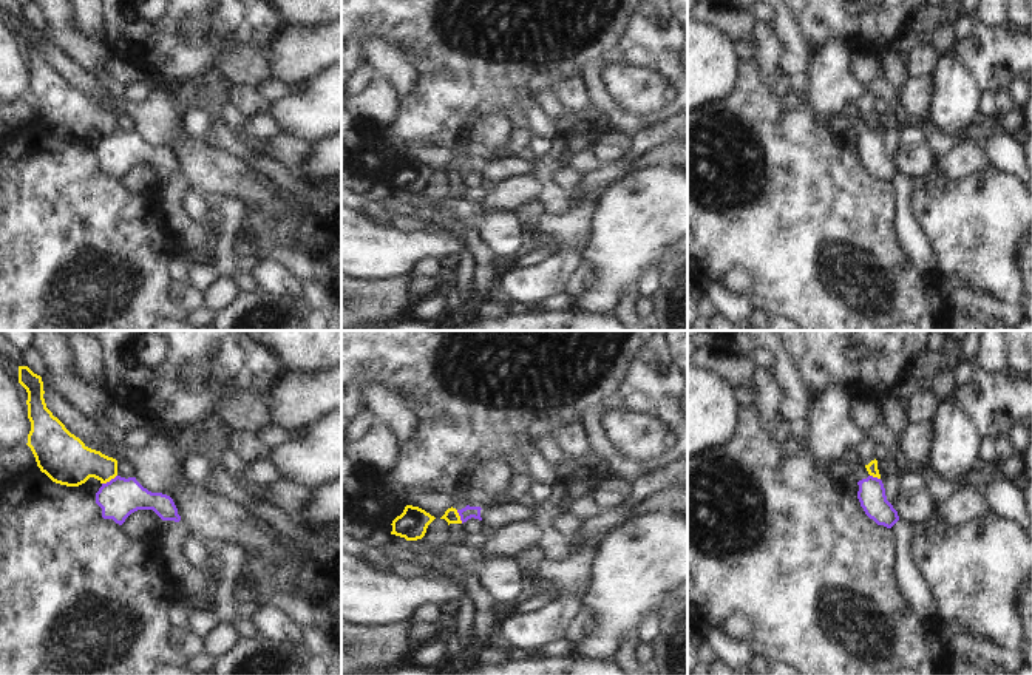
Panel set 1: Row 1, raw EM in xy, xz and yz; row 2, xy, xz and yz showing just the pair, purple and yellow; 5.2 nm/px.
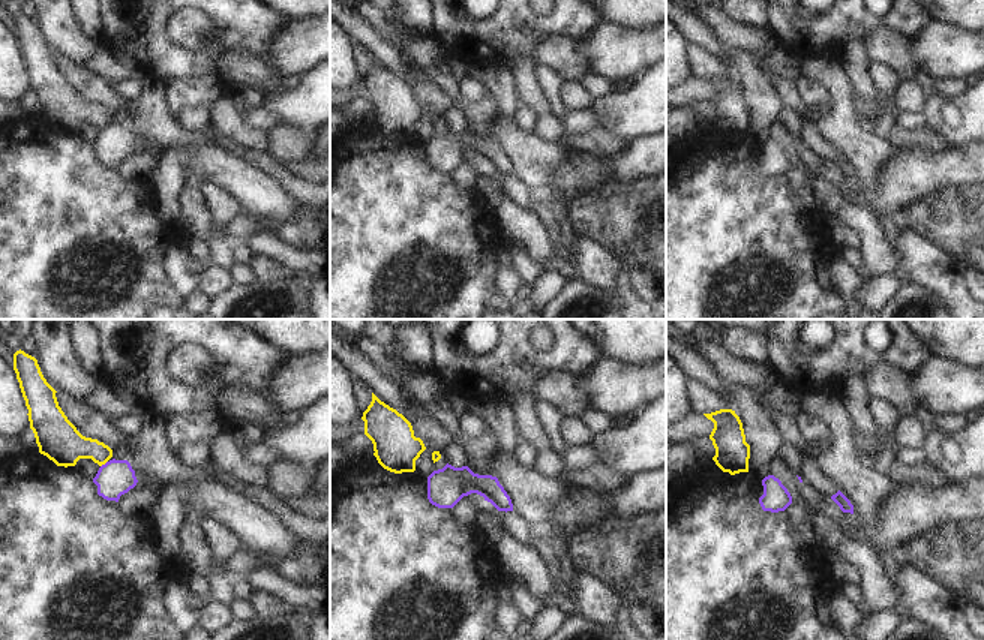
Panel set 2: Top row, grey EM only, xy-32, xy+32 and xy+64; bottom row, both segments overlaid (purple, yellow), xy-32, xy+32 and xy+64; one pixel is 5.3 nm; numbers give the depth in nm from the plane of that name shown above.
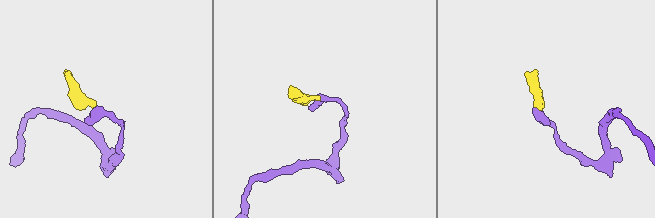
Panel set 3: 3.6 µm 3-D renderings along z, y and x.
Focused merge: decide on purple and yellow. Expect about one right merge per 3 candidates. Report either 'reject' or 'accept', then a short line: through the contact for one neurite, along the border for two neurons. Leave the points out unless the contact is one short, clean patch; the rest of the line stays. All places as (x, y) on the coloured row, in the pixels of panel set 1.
reject; line xy (116, 474), (102, 484)

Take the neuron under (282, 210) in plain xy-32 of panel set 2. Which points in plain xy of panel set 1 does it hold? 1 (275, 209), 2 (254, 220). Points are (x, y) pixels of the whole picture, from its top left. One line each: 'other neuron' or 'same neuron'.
1: same neuron
2: other neuron

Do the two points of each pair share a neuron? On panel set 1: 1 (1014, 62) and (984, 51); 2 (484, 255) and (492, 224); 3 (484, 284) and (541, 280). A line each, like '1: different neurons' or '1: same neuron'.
1: same neuron
2: different neurons
3: different neurons

